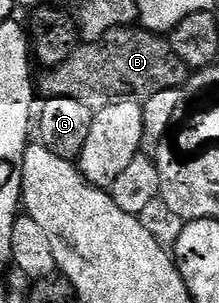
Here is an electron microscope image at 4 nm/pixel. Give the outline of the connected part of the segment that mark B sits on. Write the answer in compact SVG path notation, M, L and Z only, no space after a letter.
M125 27L111 29L96 41L80 43L64 63L40 74L38 89L44 92L45 98L78 99L78 103L86 103L86 107L95 111L129 95L143 99L158 95L158 91L183 89L190 70L174 55L171 40L159 33L149 33L143 27Z

